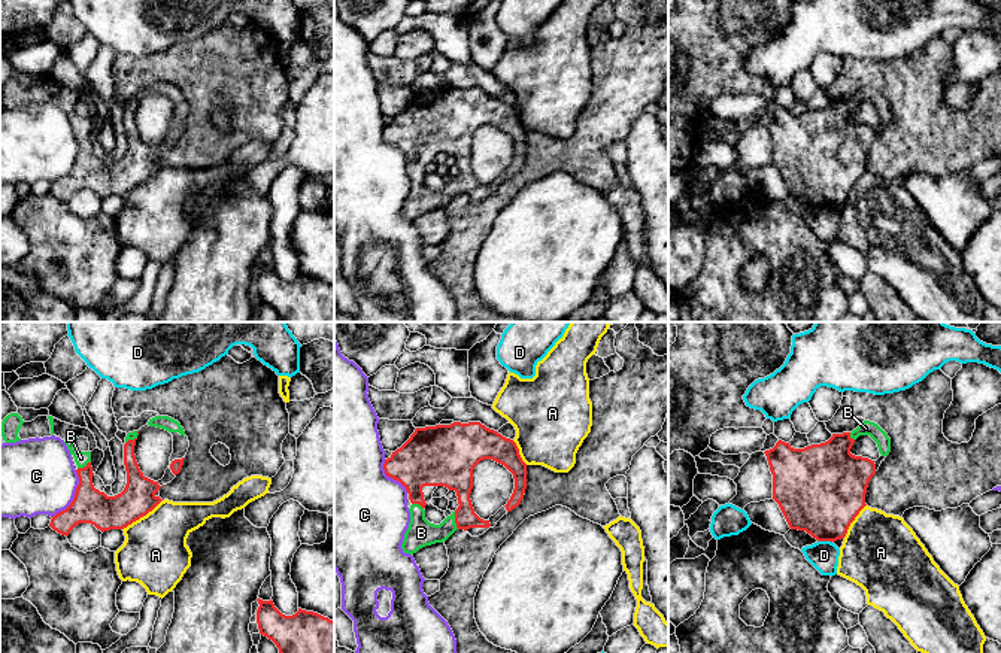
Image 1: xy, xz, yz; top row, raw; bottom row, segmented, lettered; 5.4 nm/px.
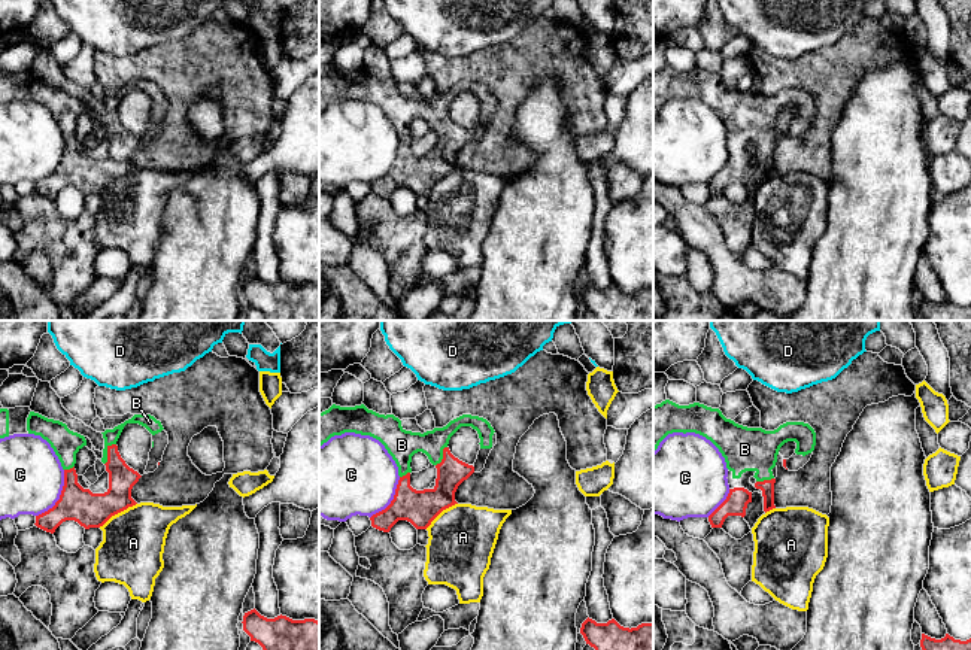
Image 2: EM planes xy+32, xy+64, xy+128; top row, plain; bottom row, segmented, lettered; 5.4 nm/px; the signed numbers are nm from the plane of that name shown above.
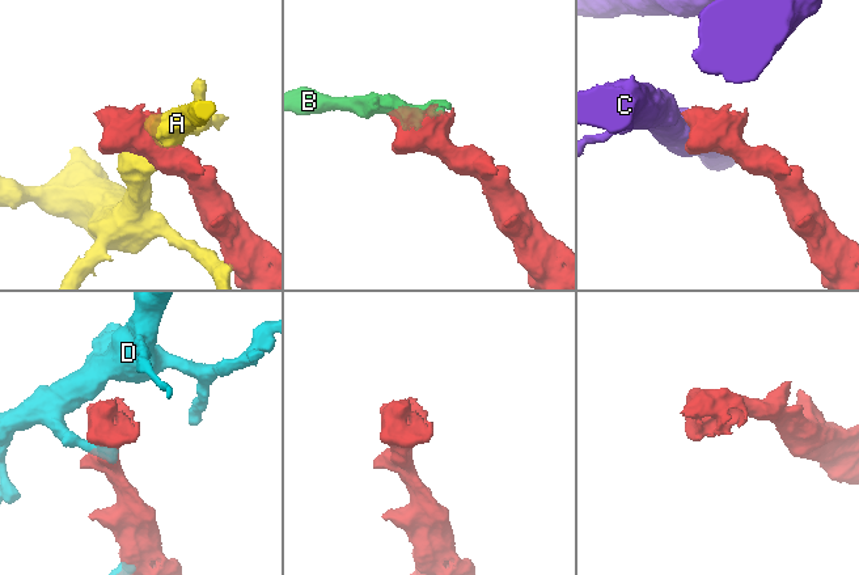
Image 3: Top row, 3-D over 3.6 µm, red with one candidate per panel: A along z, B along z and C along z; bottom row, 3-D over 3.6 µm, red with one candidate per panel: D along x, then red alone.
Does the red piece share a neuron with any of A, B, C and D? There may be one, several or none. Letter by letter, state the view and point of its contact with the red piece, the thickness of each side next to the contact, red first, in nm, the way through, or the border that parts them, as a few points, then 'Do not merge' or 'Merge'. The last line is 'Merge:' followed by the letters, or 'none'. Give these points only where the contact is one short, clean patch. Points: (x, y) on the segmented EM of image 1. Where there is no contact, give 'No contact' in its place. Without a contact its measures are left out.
A: Touches red at xy (142, 516). Thickness 190 nm (red) against 360 nm. Do not merge
B: Touches red at xz (455, 521). Thickness 180 nm (red) against 150 nm. Merge
C: Touches red at xy (75, 497). Thickness 190 nm (red) against 420 nm. Do not merge
D: Touches red at yz (825, 540). Thickness 440 nm (red) against 160 nm. Do not merge
Merge: B

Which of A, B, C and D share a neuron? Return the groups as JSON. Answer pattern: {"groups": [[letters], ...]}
{"groups": [["A"], ["B"], ["C"], ["D"]]}

